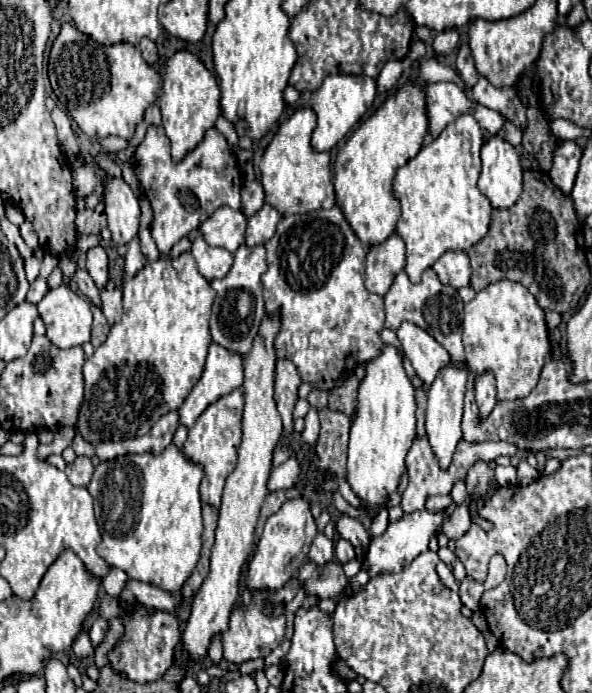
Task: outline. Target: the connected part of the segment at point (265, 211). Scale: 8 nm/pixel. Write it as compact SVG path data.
M265 204L255 216L251 216L247 220L247 230L245 230L245 246L253 248L257 244L265 244L273 232L277 222L281 220L279 212L275 208L271 208L269 204Z

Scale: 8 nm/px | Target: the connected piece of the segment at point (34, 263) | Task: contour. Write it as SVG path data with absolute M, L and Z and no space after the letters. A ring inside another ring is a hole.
M32 256L24 261L25 273L29 283L32 283L39 276L41 261Z

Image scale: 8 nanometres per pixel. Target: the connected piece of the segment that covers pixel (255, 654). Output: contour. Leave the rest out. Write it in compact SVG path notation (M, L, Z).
M289 582L285 588L281 588L275 594L269 594L269 596L267 596L267 592L255 594L251 598L251 606L247 610L243 610L243 608L233 610L231 620L229 620L229 630L223 634L223 658L227 658L227 660L233 658L235 664L241 664L241 662L247 662L247 660L261 658L263 656L261 649L265 650L265 654L269 654L273 648L277 648L281 644L283 636L285 636L285 616L283 614L279 614L279 616L267 616L263 612L263 604L265 602L287 604L287 602L293 600L293 596L297 594L297 590L299 590L299 582Z

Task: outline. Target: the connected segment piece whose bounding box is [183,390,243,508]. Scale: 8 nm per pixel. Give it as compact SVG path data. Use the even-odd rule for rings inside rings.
M233 390L231 394L219 398L213 402L189 428L189 436L183 444L183 454L195 462L201 464L205 470L205 478L201 482L201 502L203 506L221 506L221 492L225 486L227 476L233 472L237 464L237 450L239 450L239 426L241 426L241 412L243 412L243 394L241 390Z

